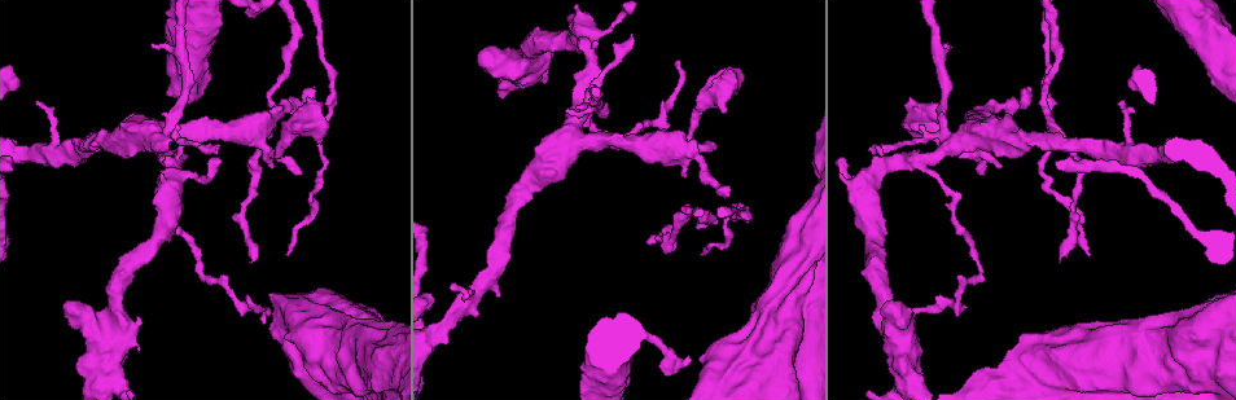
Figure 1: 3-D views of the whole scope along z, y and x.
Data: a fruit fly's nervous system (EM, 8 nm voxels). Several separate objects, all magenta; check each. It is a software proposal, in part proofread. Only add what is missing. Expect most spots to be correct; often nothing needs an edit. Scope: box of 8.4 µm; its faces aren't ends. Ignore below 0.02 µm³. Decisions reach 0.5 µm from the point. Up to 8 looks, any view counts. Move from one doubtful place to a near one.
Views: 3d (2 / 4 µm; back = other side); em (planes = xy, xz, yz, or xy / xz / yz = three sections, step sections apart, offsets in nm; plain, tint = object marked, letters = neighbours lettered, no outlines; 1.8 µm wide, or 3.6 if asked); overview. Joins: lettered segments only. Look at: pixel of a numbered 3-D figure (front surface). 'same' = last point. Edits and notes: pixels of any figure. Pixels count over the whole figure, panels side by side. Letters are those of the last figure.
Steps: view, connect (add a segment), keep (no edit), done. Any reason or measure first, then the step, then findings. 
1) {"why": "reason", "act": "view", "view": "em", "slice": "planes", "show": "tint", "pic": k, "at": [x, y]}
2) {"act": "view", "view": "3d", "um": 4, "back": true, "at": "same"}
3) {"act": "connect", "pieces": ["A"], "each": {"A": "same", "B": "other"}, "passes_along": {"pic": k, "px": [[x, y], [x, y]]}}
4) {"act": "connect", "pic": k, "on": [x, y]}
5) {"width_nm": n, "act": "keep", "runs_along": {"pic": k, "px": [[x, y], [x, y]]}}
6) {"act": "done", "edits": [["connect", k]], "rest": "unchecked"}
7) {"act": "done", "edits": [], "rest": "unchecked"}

{"why": "branch stops here", "act": "view", "view": "3d", "um": 4, "back": true, "pic": 1, "at": [631, 36]}

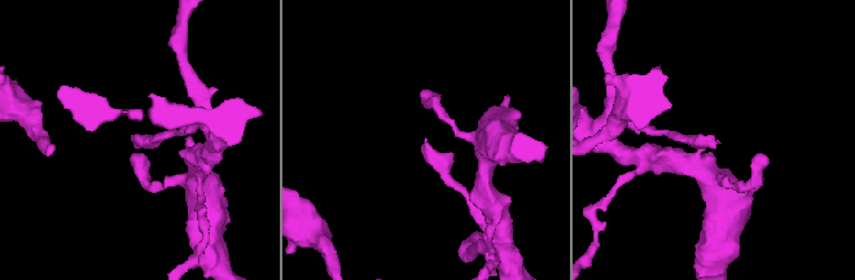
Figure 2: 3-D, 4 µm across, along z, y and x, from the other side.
{"act": "view", "view": "em", "slice": "yz", "step": 8, "show": "letters", "pic": 2, "at": [135, 141]}

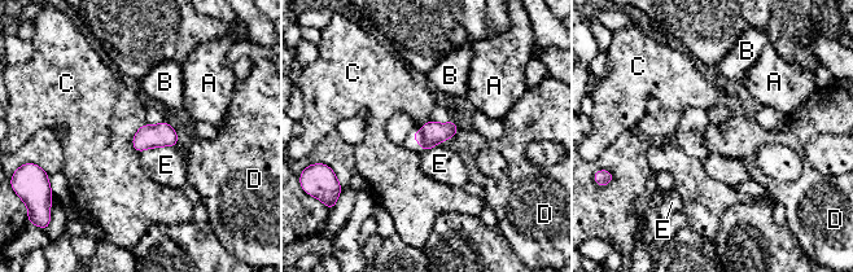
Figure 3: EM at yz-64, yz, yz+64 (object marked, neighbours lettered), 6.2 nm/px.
{"act": "view", "view": "em", "slice": "planes", "show": "letters", "at": "same"}

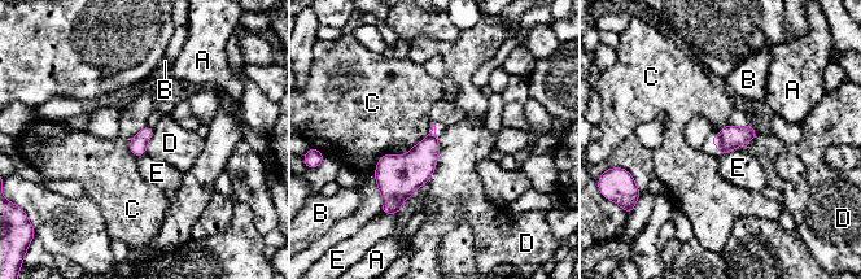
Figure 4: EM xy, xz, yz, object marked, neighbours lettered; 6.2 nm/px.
{"width_nm": 110, "act": "keep", "each": {"A": "other", "B": "other", "C": "other", "D": "other", "E": "other"}, "found": "none of them fits"}

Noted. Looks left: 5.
{"why": "free end", "act": "view", "view": "3d", "um": 4, "back": true, "pic": 1, "at": [250, 262]}

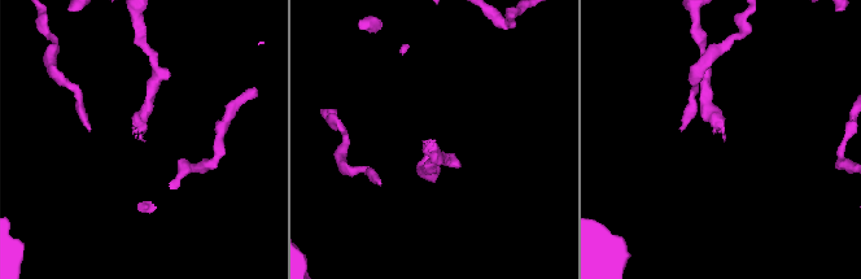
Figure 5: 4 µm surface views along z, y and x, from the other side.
{"why": "now the EM", "act": "view", "view": "em", "slice": "planes", "show": "letters", "pic": 5, "at": [433, 139]}

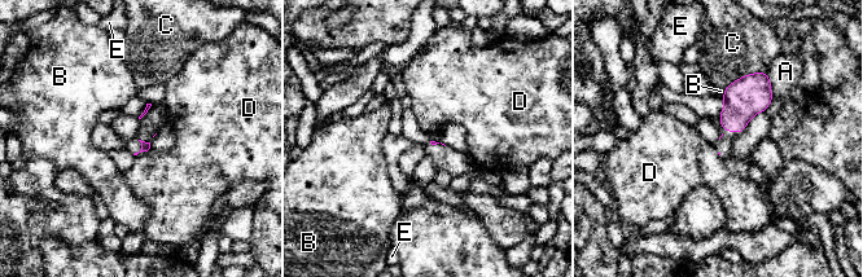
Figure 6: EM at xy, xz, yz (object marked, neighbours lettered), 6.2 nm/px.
{"act": "keep", "each": {"A": "other", "B": "other", "C": "other", "D": "other", "E": "other"}, "border": {"pic": 6, "px": [[149, 148], [134, 155]]}, "found": "no lettered segment goes on from it"}

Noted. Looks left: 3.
{"why": "calibre changes", "act": "view", "view": "3d", "um": 4, "pic": 1, "at": [804, 296]}

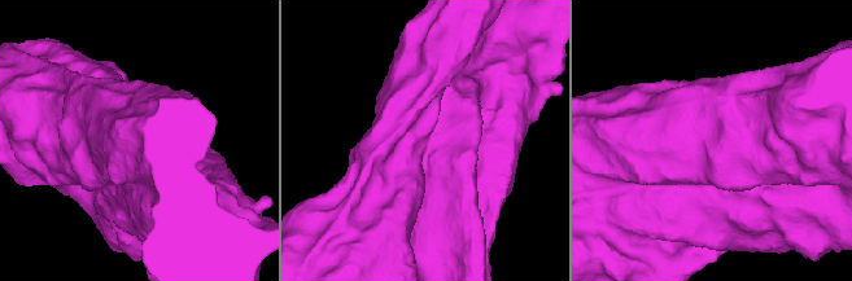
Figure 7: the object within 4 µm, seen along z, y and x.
{"why": "need the tissue", "act": "view", "view": "em", "um": 3.6, "slice": "planes", "show": "letters", "at": "same"}

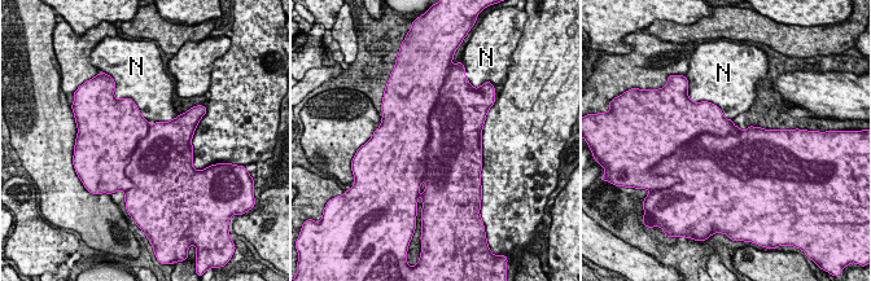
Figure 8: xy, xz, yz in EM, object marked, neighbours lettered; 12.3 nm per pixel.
{"width_nm": 800, "act": "keep", "each": {"N": "other"}, "border": {"pic": 8, "px": [[708, 101], [731, 119]]}, "found": "no lettered segment goes on from it"}

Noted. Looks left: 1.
{"act": "done", "edits": [], "rest": "unchecked"}

